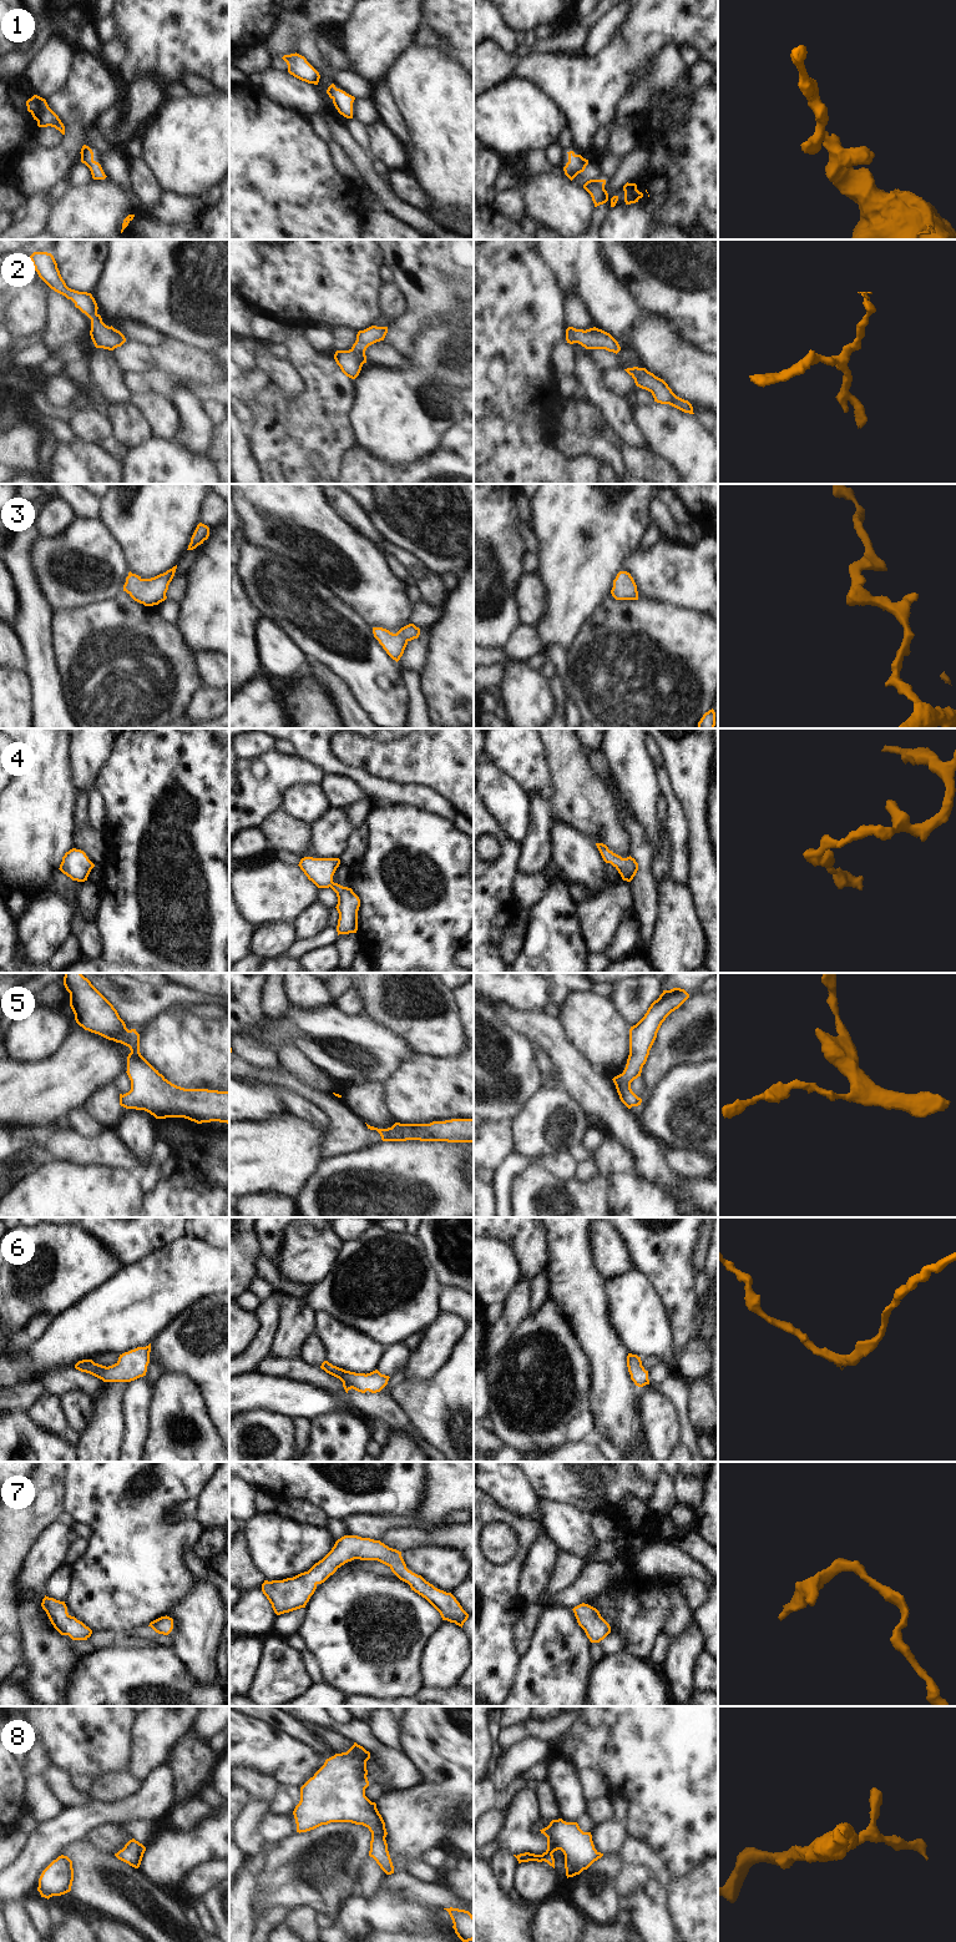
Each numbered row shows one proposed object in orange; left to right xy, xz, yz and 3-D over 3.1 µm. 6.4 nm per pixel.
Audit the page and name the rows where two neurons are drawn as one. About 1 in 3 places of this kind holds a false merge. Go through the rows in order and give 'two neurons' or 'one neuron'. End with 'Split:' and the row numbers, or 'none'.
1: one neuron
2: one neuron
3: one neuron
4: one neuron
5: one neuron
6: one neuron
7: one neuron
8: one neuron
Split: none

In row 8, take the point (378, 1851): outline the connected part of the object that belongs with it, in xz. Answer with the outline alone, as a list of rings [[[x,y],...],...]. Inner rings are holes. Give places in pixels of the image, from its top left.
[[[356,1742],[347,1752],[327,1759],[300,1787],[300,1801],[293,1815],[299,1833],[330,1822],[351,1822],[368,1827],[371,1832],[369,1856],[386,1875],[391,1875],[394,1866],[385,1840],[385,1822],[376,1804],[365,1796],[369,1759],[370,1752]]]

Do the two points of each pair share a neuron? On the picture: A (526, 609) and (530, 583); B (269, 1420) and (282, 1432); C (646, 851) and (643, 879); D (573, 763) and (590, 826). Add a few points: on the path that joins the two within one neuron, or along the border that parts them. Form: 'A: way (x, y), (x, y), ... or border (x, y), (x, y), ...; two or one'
A: way (529, 603), (529, 589); one
B: way (272, 1422), (279, 1429); one
C: way (645, 858), (645, 872); one
D: way (580, 778), (595, 793), (595, 811); one

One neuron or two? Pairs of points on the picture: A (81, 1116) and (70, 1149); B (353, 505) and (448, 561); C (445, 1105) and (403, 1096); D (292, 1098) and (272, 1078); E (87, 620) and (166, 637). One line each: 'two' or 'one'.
A: two
B: two
C: one
D: two
E: one

